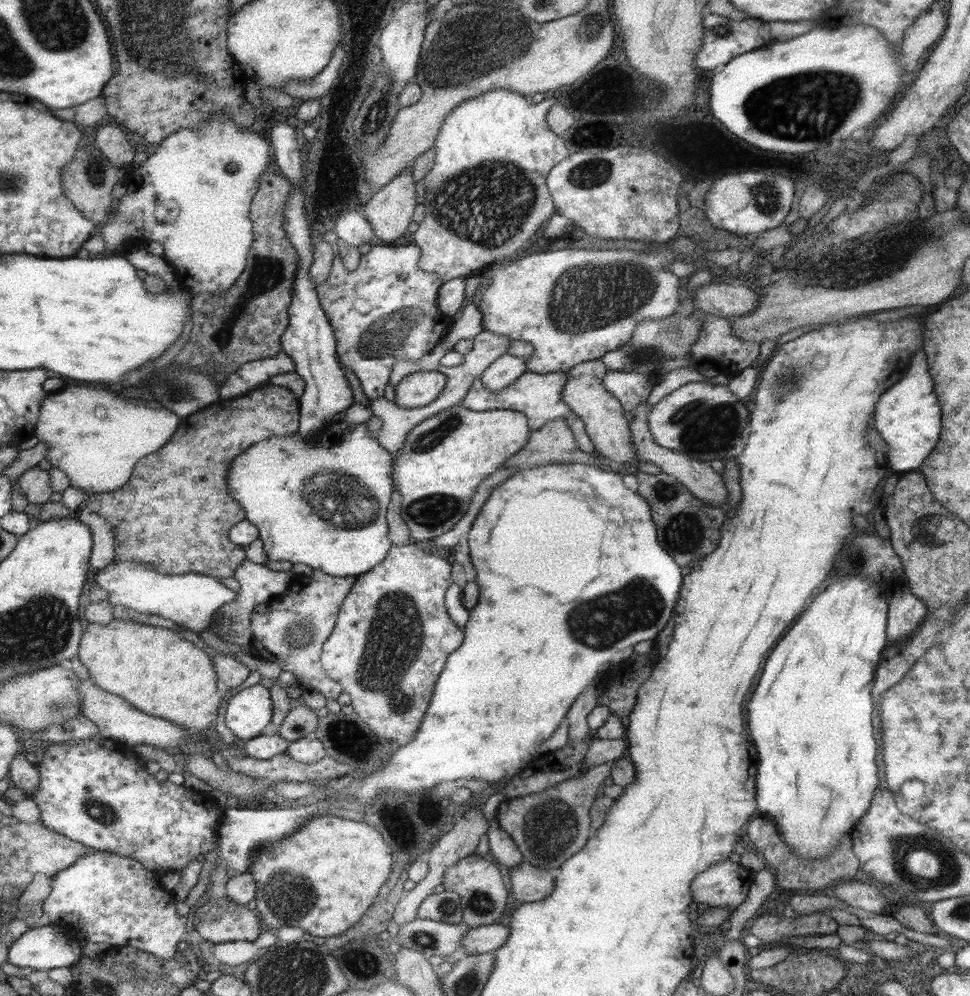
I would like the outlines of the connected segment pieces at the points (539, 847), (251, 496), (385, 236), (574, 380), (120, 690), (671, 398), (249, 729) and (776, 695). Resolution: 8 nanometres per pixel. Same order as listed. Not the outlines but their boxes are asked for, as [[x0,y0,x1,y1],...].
[[497,762,613,875],[228,412,395,577],[364,168,416,244],[563,359,638,467],[80,620,218,732],[648,380,750,464],[226,686,274,740],[748,576,890,858]]

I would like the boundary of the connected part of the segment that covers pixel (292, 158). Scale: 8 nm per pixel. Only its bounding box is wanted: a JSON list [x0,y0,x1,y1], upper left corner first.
[271,123,302,184]

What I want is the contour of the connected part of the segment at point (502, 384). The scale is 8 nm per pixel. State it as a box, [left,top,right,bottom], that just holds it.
[480,352,526,391]

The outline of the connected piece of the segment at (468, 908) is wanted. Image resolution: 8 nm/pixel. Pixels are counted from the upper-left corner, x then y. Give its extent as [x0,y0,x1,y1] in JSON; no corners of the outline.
[442,854,508,928]

